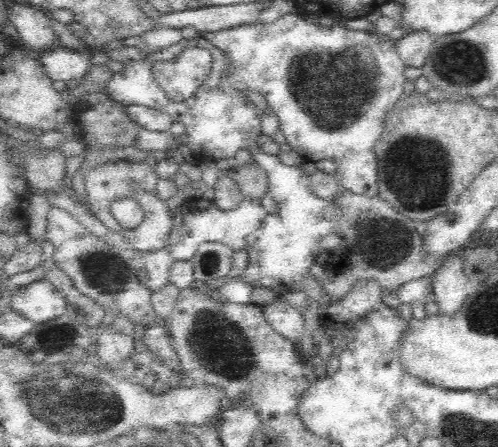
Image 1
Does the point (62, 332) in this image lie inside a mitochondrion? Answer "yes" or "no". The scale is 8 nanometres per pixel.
yes

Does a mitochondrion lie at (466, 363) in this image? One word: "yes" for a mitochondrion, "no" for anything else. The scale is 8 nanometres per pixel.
no

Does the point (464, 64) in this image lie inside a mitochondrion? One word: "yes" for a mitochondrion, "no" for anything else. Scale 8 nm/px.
yes

